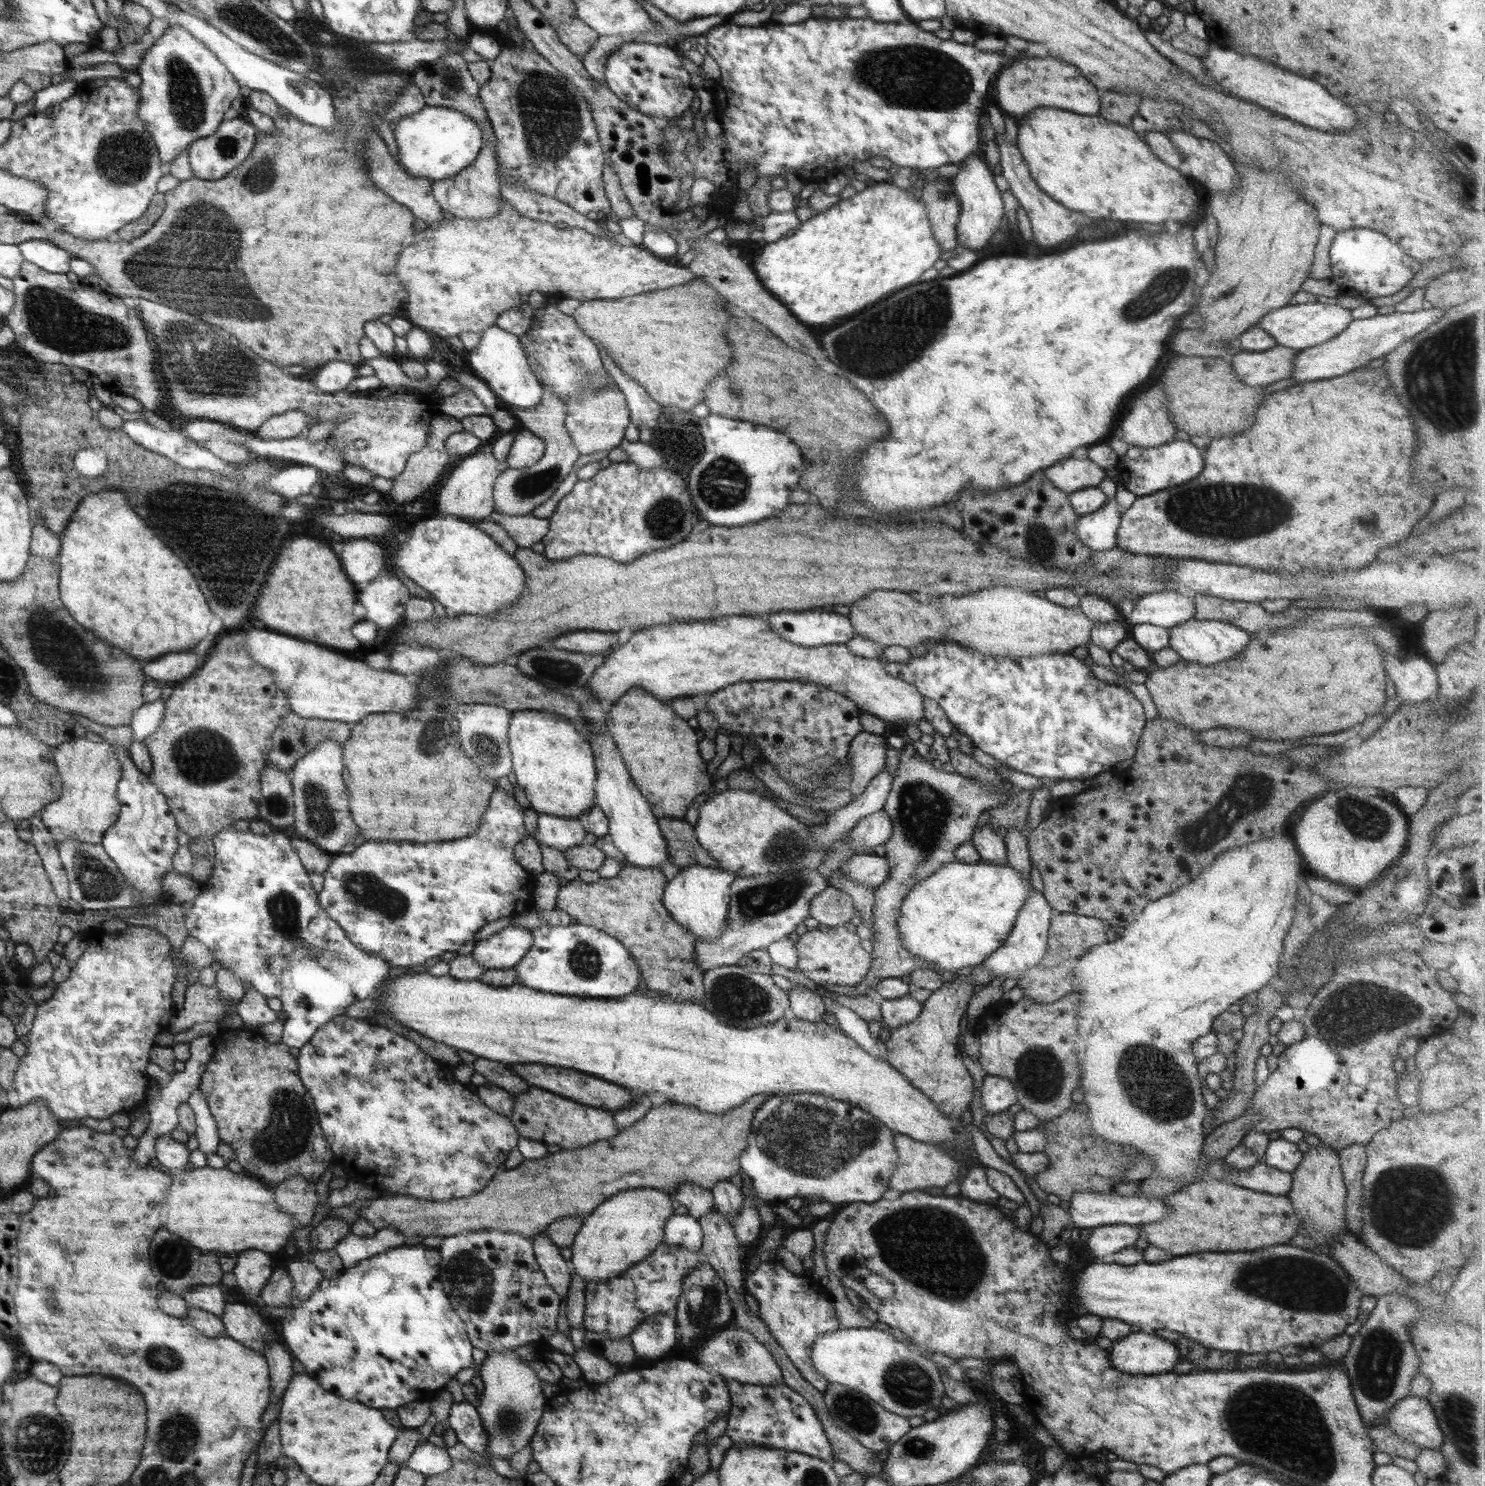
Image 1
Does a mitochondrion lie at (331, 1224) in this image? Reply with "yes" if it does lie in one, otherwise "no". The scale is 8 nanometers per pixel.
no

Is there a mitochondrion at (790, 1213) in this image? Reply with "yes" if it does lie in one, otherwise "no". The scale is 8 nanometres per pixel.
no

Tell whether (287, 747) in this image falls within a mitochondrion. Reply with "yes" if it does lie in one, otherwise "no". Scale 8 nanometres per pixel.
yes

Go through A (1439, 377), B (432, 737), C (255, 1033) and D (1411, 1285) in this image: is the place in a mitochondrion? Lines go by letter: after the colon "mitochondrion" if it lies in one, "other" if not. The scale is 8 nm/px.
A: mitochondrion
B: mitochondrion
C: other
D: other

